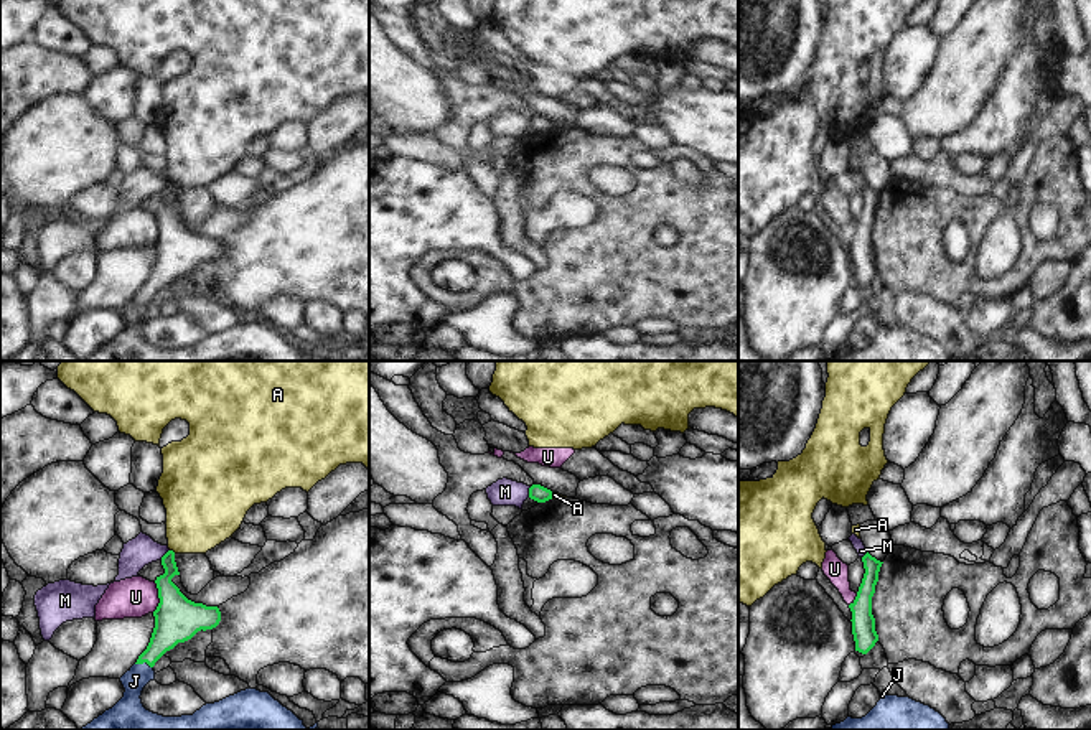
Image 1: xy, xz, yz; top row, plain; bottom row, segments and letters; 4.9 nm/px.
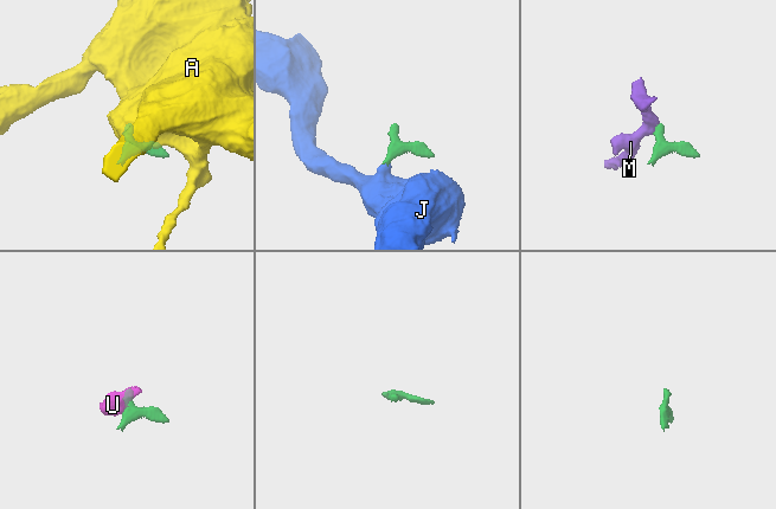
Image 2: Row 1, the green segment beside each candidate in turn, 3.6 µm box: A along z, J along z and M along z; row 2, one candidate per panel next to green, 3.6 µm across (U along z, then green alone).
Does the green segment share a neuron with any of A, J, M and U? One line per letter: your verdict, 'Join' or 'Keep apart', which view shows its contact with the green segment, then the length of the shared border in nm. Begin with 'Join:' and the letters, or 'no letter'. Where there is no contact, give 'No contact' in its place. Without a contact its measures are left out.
Join: J
A: Keep apart. Touches green in xy. Shared border 40 nm
J: Join. Touches green in xy. Shared border 90 nm
M: Keep apart. Touches green in xz. Shared border 60 nm
U: Keep apart. Touches green in xy. Shared border 150 nm.

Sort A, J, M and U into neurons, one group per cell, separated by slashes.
A U / J / M

